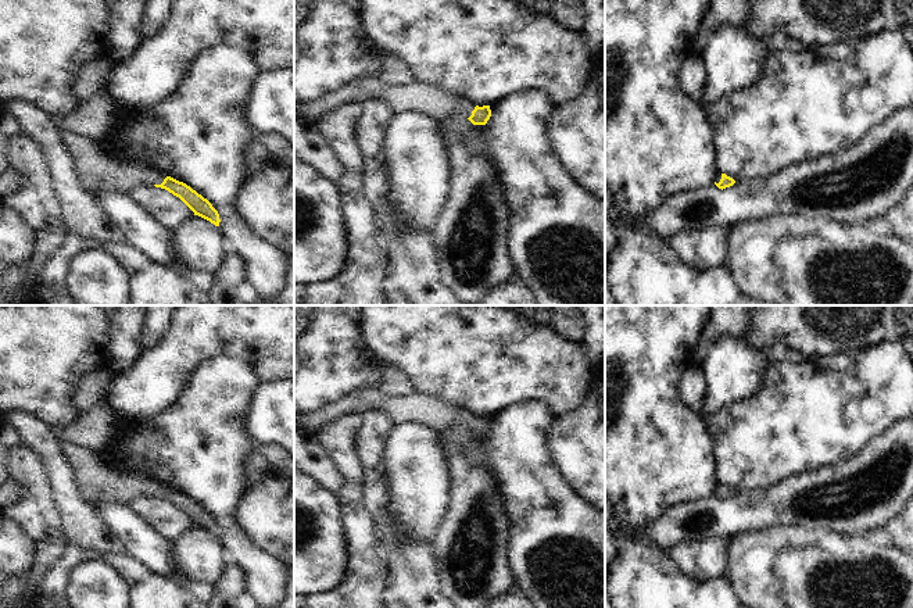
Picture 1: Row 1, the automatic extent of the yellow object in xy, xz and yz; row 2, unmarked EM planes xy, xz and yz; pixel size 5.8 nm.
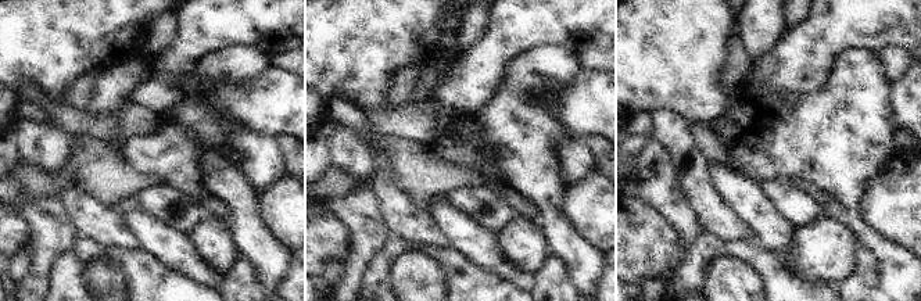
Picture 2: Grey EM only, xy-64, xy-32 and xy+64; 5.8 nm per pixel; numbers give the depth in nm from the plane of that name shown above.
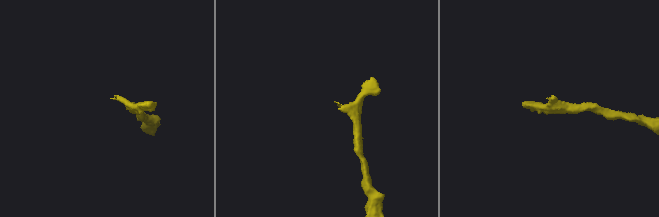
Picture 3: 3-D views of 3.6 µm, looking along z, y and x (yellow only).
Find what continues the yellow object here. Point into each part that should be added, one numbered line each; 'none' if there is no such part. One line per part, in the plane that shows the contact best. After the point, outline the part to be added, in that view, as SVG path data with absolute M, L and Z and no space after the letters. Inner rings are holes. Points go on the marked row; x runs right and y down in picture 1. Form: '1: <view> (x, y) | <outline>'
1: xy (97, 171) | M61 133L82 186L96 197L107 189L129 193L139 185L161 185L165 174L108 155L96 140Z

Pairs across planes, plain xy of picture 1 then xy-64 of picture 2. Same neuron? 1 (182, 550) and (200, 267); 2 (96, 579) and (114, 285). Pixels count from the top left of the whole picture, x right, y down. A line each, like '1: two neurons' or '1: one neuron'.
1: two neurons
2: one neuron

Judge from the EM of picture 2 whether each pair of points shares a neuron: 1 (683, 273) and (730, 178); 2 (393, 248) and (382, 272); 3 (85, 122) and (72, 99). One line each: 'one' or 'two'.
1: two
2: one
3: two

